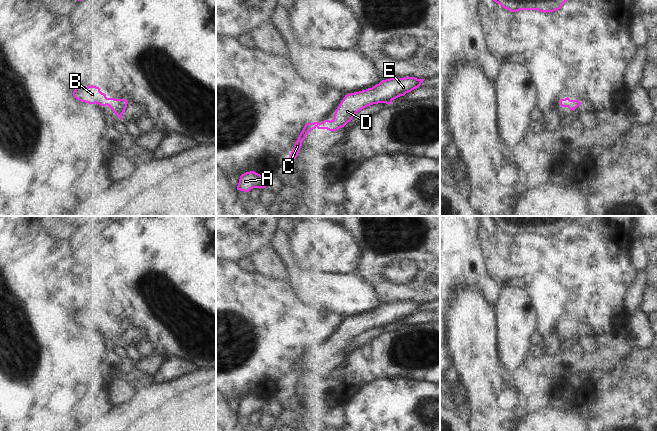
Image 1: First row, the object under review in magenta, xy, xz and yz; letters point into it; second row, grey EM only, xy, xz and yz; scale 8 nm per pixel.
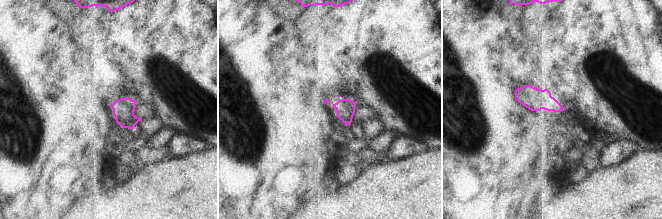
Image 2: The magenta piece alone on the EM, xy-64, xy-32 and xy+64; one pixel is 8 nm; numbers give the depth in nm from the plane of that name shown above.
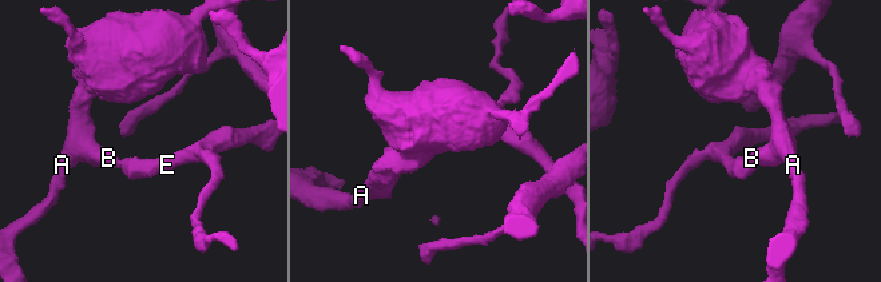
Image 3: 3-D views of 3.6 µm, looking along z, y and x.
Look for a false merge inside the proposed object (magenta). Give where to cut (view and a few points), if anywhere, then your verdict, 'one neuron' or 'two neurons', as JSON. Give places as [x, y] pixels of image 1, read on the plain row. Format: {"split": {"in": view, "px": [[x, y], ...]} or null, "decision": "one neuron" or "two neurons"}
{"split": null, "decision": "one neuron"}

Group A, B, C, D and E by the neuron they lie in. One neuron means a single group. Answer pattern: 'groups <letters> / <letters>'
groups A B C D E

